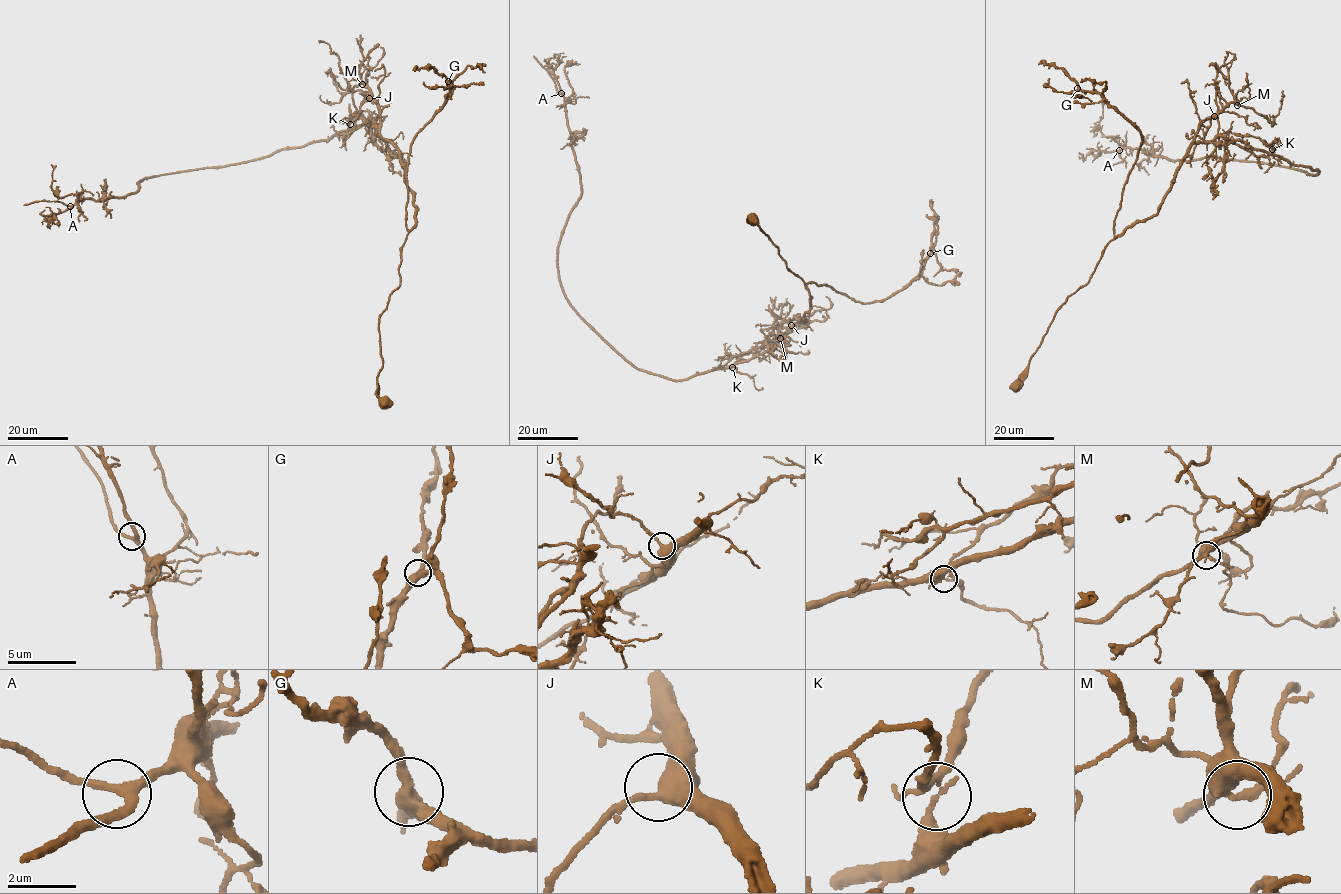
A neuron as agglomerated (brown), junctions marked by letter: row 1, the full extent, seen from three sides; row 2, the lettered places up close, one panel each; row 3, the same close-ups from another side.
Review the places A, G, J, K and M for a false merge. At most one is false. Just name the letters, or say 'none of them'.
K

